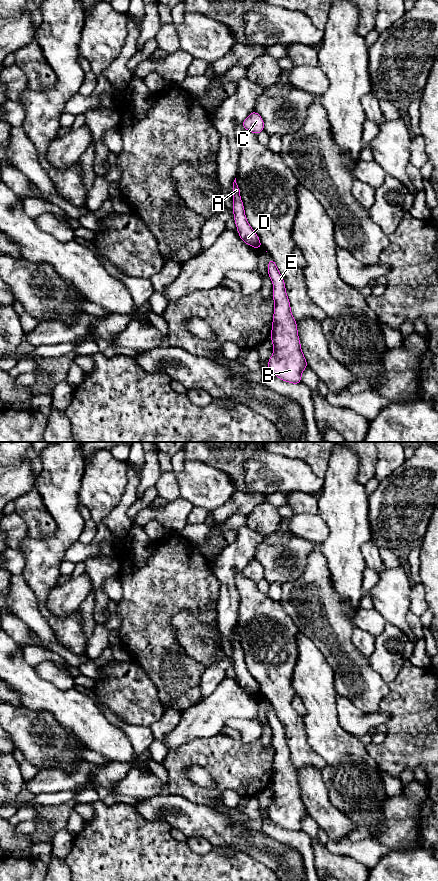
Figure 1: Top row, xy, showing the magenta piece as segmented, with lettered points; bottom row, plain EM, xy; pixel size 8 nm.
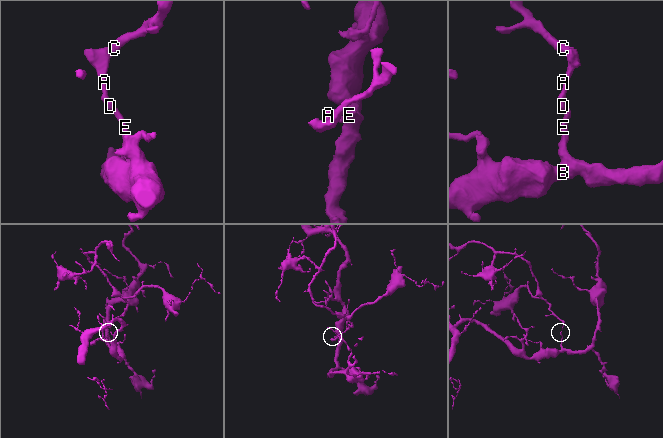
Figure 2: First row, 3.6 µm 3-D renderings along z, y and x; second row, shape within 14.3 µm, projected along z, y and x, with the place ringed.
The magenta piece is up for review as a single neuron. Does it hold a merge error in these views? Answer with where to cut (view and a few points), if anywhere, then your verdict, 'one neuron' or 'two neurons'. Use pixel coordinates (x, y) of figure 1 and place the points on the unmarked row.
cut none; one neuron

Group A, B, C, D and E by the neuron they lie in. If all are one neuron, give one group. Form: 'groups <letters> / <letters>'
groups A B C D E

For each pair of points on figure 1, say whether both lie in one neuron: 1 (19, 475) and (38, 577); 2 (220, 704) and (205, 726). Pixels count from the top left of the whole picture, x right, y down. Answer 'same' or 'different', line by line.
1: different
2: same

